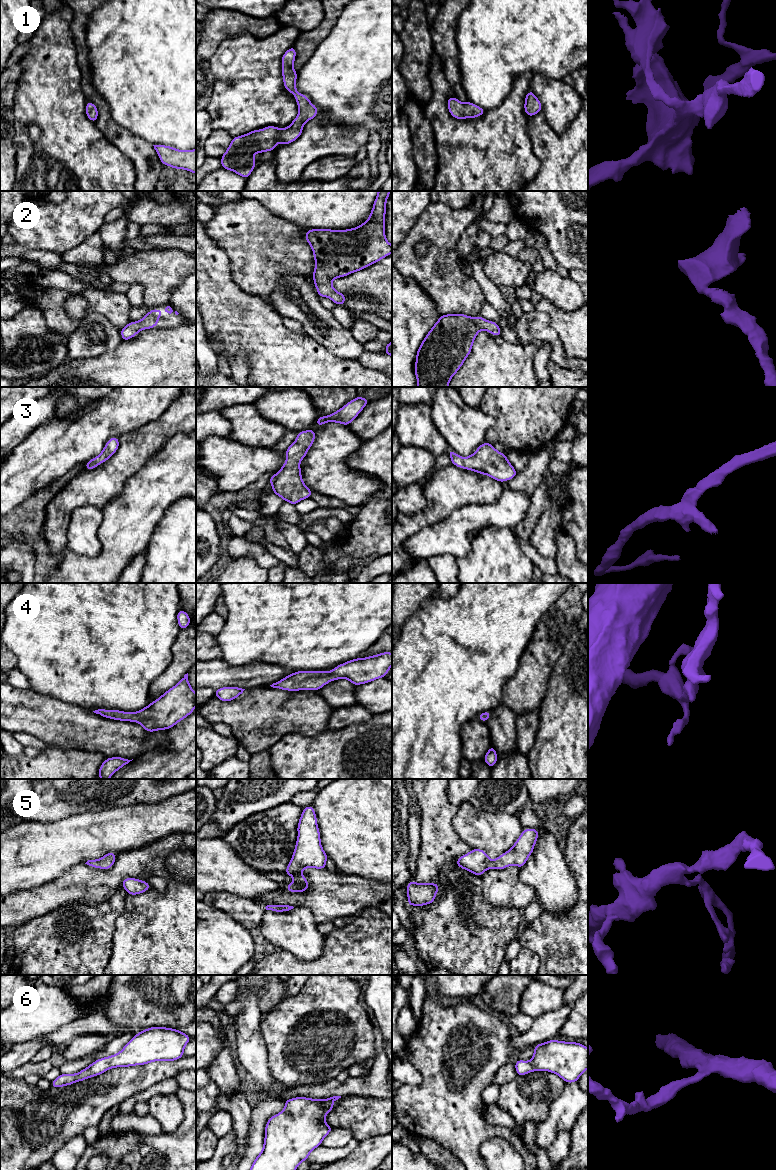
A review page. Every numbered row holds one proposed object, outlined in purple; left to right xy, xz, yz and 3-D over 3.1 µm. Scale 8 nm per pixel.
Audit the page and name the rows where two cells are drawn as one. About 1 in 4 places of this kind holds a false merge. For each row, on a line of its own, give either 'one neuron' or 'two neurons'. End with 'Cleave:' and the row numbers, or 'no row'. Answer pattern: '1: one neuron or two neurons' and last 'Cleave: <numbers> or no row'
1: one neuron
2: one neuron
3: one neuron
4: one neuron
5: one neuron
6: one neuron
Cleave: no row

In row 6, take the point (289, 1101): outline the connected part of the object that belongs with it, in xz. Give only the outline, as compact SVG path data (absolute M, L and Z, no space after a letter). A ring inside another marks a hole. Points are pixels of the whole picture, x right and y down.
M341 1096L325 1100L307 1097L285 1100L283 1111L273 1115L266 1122L263 1149L249 1170L296 1170L316 1147L322 1145L322 1140L334 1129L326 1123L325 1117L335 1107L331 1102L339 1098Z

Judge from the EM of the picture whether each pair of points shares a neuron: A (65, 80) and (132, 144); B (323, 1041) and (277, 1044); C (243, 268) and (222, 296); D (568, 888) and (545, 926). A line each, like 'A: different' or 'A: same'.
A: different
B: same
C: different
D: different

